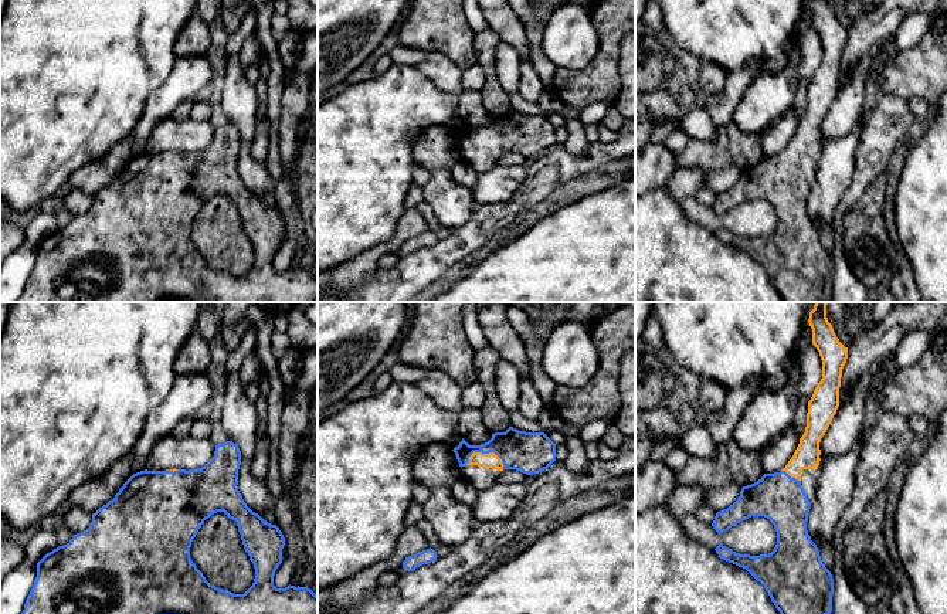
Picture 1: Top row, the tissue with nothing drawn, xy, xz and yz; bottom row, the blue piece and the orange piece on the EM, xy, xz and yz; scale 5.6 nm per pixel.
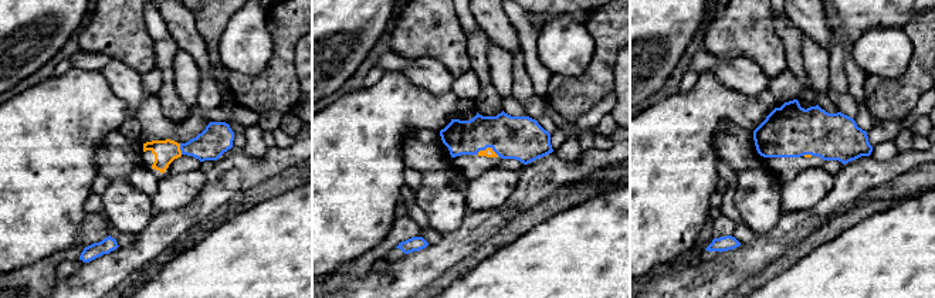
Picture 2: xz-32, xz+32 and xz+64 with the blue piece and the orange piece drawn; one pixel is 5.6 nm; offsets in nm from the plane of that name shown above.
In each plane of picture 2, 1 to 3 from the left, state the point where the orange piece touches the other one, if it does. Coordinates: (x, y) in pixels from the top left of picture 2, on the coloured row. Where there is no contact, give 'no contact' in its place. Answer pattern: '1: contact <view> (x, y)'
1: contact xz-32 (180, 149)
2: contact xz+32 (488, 146)
3: contact xz+64 (808, 153)

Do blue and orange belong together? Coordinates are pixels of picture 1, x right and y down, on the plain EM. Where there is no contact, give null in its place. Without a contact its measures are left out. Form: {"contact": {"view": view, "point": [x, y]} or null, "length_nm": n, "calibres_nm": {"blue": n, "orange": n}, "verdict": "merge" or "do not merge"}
{"contact": {"view": "xz", "point": [486, 135]}, "length_nm": 220, "calibres_nm": {"blue": 240, "orange": 90}, "verdict": "merge"}

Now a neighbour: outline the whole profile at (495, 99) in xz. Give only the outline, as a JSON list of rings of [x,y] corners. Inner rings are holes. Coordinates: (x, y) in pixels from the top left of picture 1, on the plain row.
[[[491,28],[475,34],[476,60],[485,72],[485,85],[481,89],[482,102],[492,116],[505,115],[510,109],[510,96],[502,89],[496,75],[495,52],[499,43],[500,38]]]

